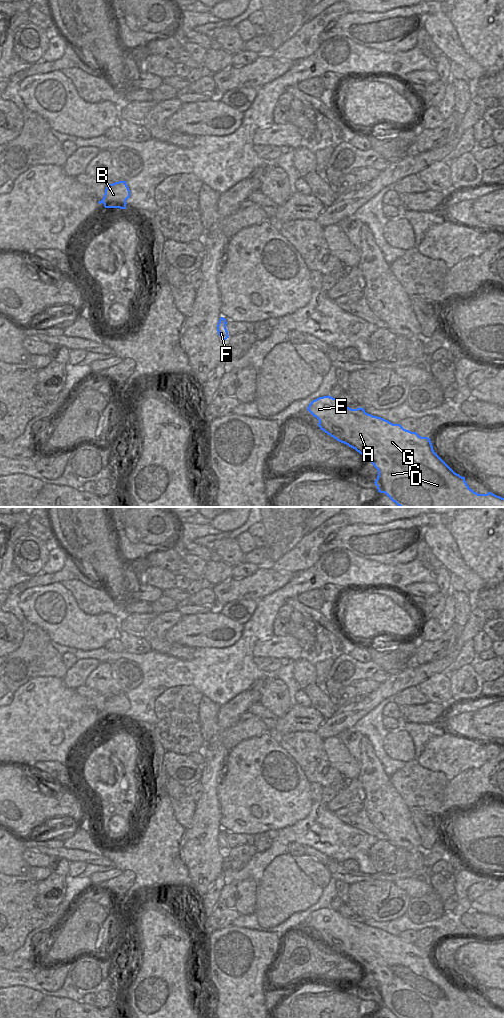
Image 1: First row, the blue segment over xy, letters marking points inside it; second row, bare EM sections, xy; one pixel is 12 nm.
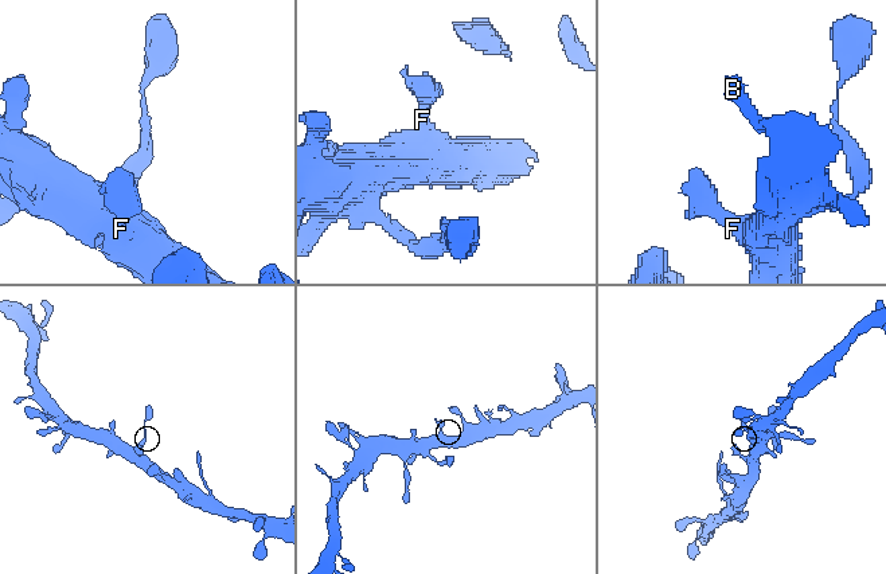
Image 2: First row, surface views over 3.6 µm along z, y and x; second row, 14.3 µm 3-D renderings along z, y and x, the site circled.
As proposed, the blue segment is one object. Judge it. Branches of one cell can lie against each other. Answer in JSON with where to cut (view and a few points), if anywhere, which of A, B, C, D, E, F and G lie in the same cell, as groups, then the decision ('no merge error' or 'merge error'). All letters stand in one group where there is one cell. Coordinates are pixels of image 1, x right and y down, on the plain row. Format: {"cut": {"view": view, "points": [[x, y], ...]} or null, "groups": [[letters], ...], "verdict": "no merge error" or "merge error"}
{"cut": null, "groups": [["A", "B", "C", "D", "E", "F", "G"]], "verdict": "no merge error"}

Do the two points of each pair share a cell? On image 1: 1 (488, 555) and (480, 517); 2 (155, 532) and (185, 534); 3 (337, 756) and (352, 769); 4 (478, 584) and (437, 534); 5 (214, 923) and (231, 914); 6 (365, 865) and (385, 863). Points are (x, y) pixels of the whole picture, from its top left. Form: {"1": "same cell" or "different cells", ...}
{"1": "same cell", "2": "different cells", "3": "same cell", "4": "same cell", "5": "same cell", "6": "different cells"}

